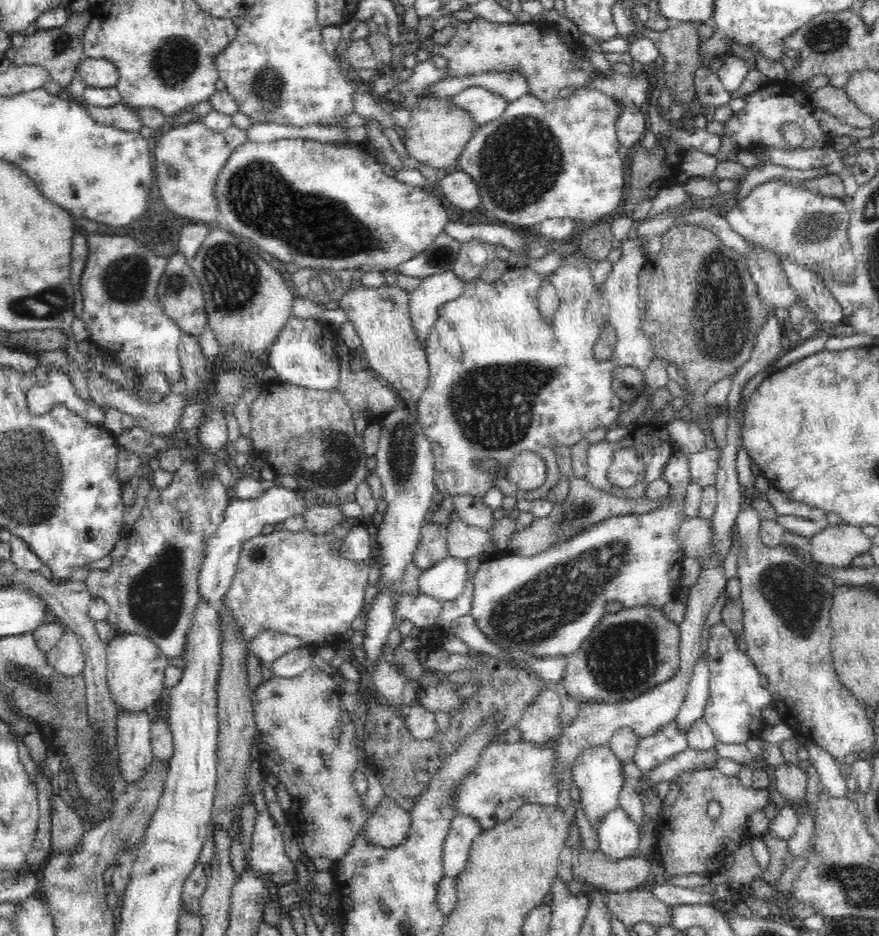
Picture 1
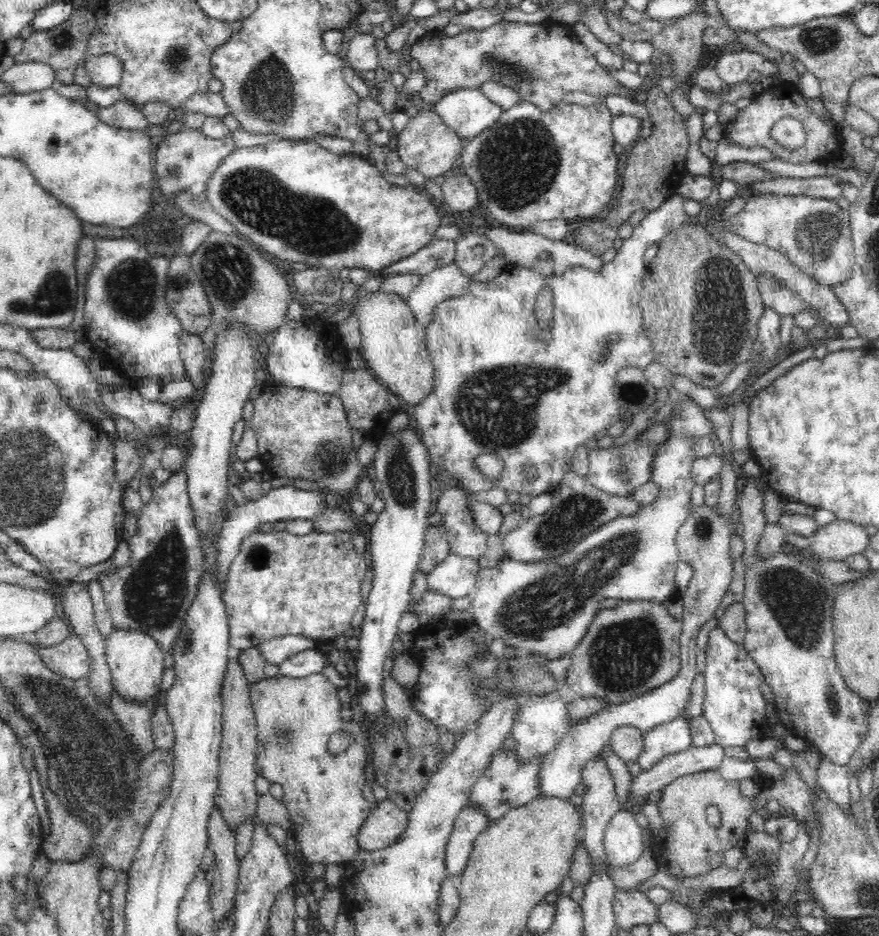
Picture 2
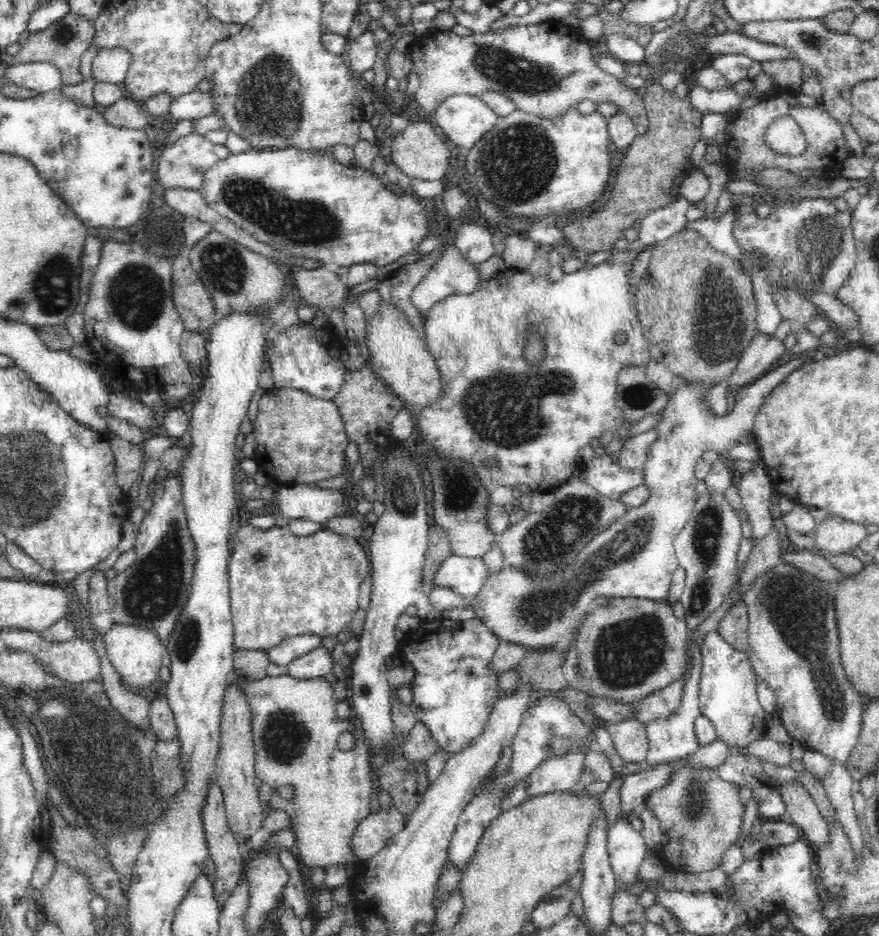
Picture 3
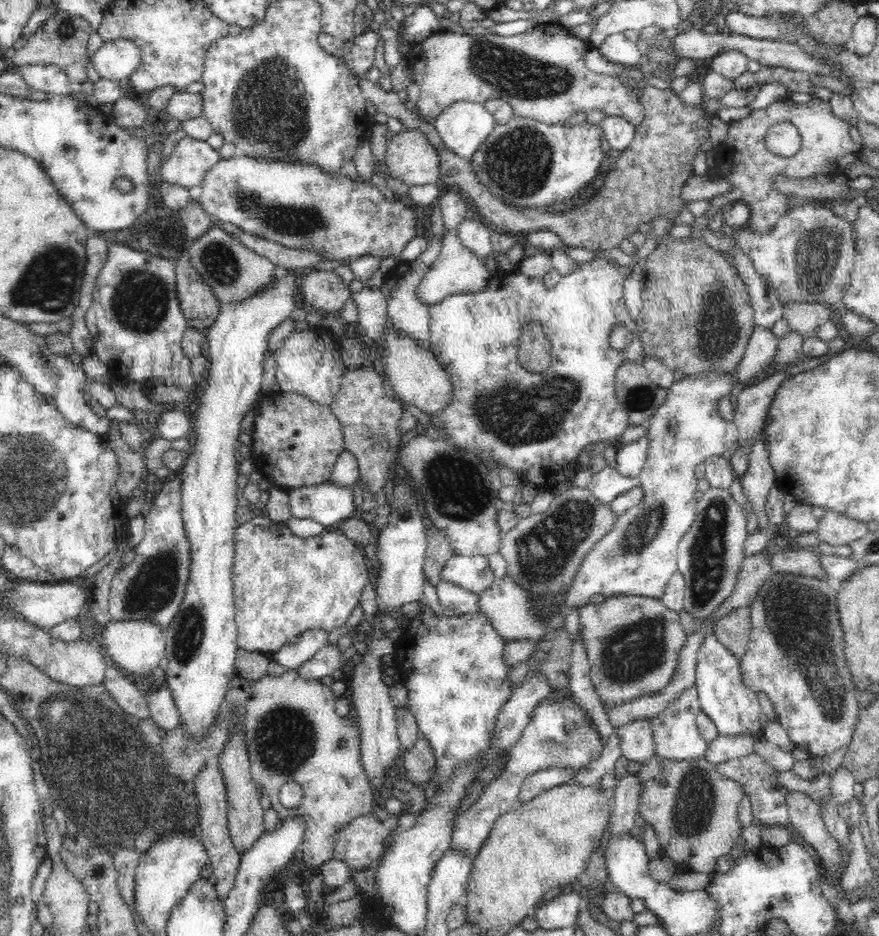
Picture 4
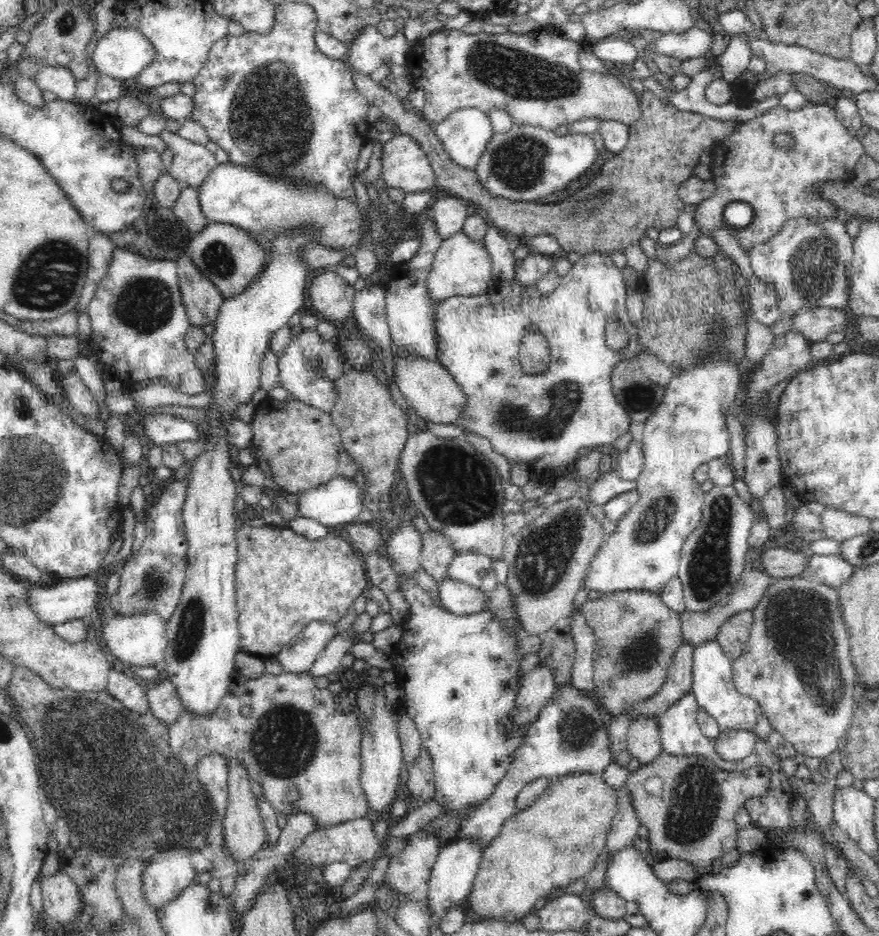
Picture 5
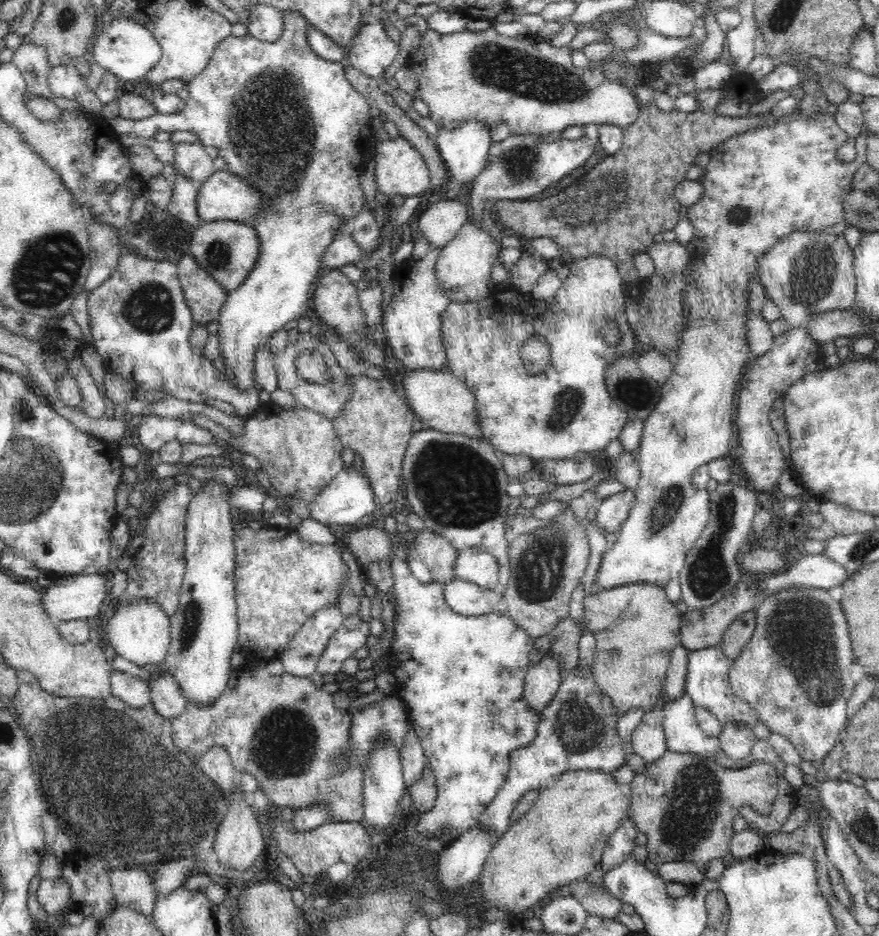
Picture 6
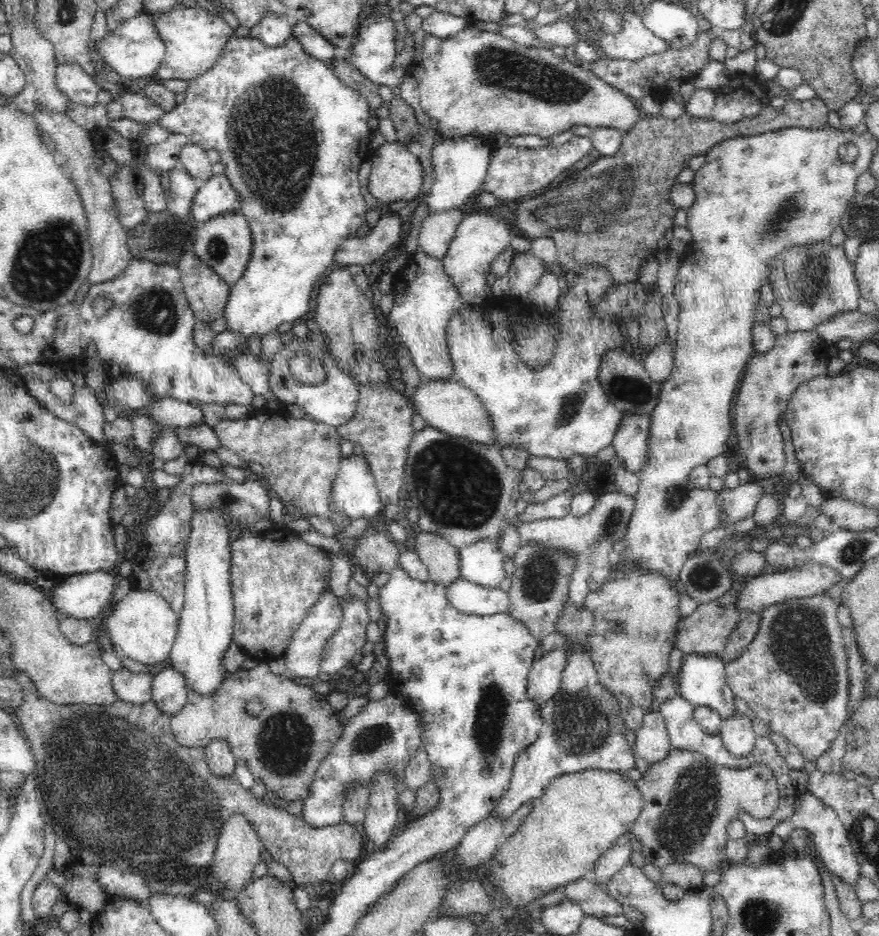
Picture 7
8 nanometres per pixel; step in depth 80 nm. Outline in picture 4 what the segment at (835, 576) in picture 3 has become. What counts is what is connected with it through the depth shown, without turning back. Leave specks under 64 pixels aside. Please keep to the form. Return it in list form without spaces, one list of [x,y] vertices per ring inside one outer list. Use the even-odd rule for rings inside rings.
[[[784,549],[771,554],[770,566],[773,573],[796,574],[826,580],[824,569],[819,561],[820,554],[814,549]]]

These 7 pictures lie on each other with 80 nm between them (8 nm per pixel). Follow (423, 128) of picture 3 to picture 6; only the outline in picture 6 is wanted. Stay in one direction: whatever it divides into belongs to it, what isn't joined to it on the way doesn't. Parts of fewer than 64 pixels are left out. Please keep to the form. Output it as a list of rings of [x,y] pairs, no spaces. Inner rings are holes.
[[[400,135],[394,139],[377,142],[372,158],[376,164],[374,168],[376,192],[383,202],[386,202],[387,198],[395,194],[400,194],[403,197],[421,196],[431,187],[429,168],[424,157],[417,148],[412,147]]]

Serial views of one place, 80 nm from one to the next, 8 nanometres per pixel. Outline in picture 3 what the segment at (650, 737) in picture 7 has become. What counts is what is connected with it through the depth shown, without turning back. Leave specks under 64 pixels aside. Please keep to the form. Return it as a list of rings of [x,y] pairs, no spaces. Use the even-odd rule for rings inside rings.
[[[638,719],[606,725],[612,735],[616,752],[626,761],[643,765],[648,752],[647,726]]]

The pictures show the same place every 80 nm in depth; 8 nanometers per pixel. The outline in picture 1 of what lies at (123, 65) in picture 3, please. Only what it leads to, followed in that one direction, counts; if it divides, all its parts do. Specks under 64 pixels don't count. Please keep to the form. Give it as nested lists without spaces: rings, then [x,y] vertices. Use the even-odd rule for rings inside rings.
[[[88,58],[79,62],[75,74],[81,77],[87,87],[110,88],[116,86],[119,73],[114,64],[106,59]]]

